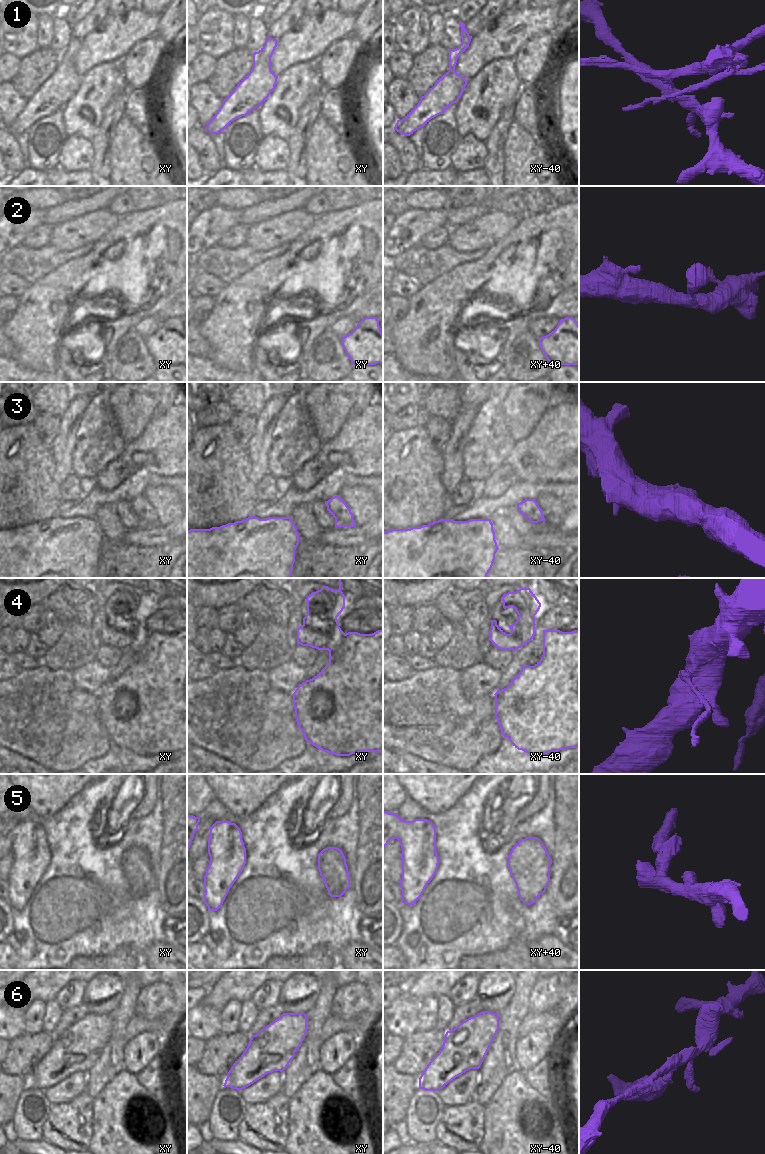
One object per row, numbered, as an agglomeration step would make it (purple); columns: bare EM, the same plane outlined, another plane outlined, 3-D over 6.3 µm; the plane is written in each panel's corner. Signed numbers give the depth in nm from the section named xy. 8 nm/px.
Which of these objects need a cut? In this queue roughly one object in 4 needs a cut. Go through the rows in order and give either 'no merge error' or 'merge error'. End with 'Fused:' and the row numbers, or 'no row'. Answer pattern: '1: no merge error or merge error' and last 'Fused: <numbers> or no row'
1: merge error
2: no merge error
3: no merge error
4: merge error
5: no merge error
6: merge error
Fused: 1, 4, 6

